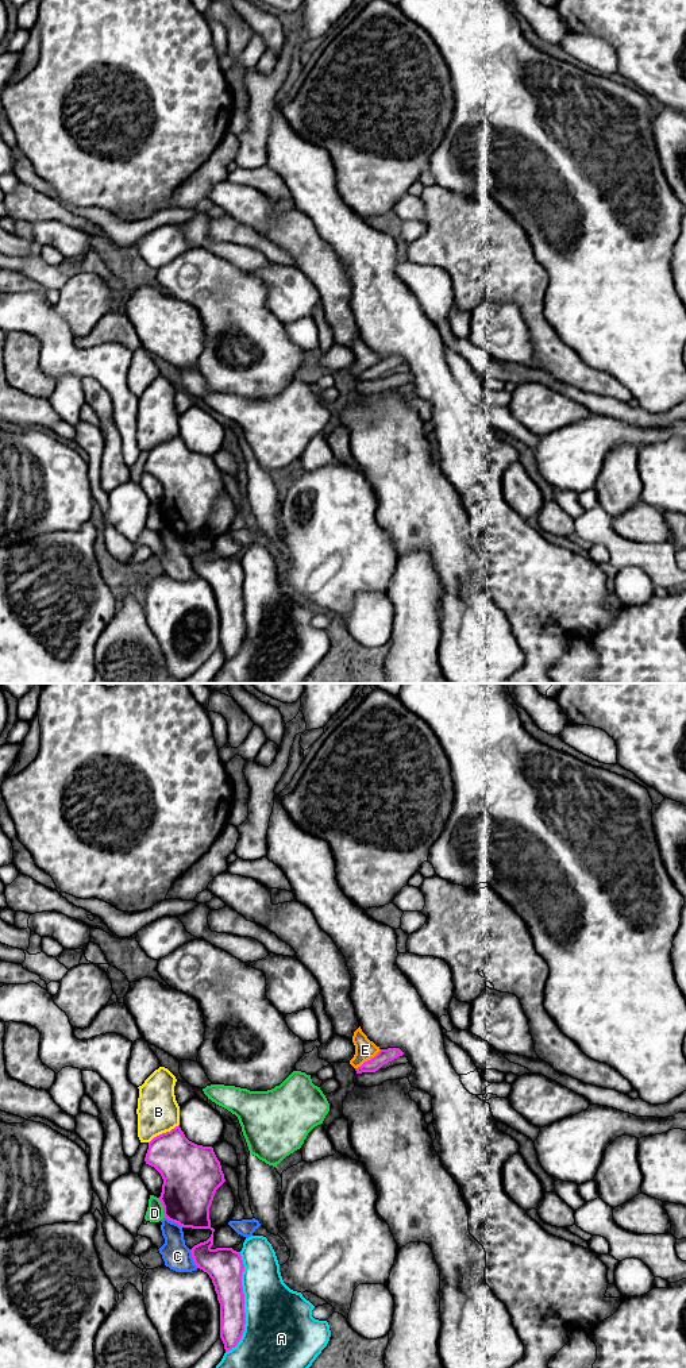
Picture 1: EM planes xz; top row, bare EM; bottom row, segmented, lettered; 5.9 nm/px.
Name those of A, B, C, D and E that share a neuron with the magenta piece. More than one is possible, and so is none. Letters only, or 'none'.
none

